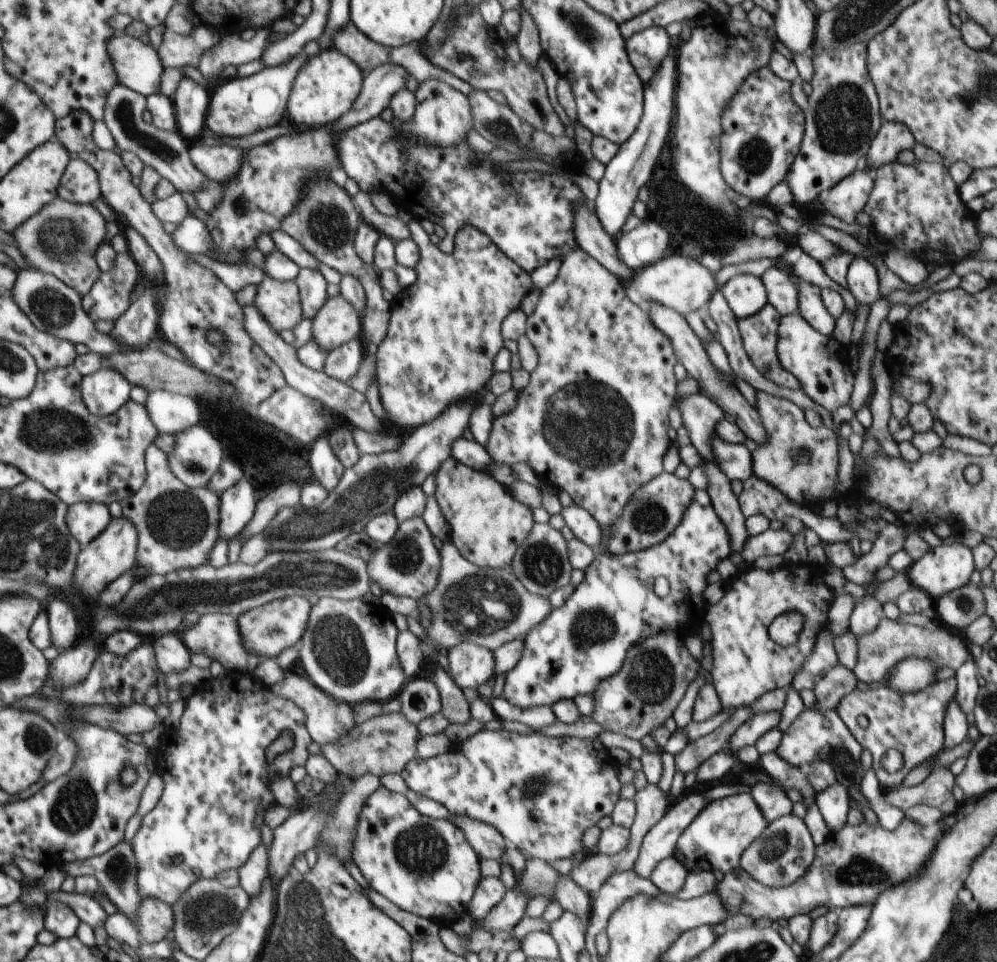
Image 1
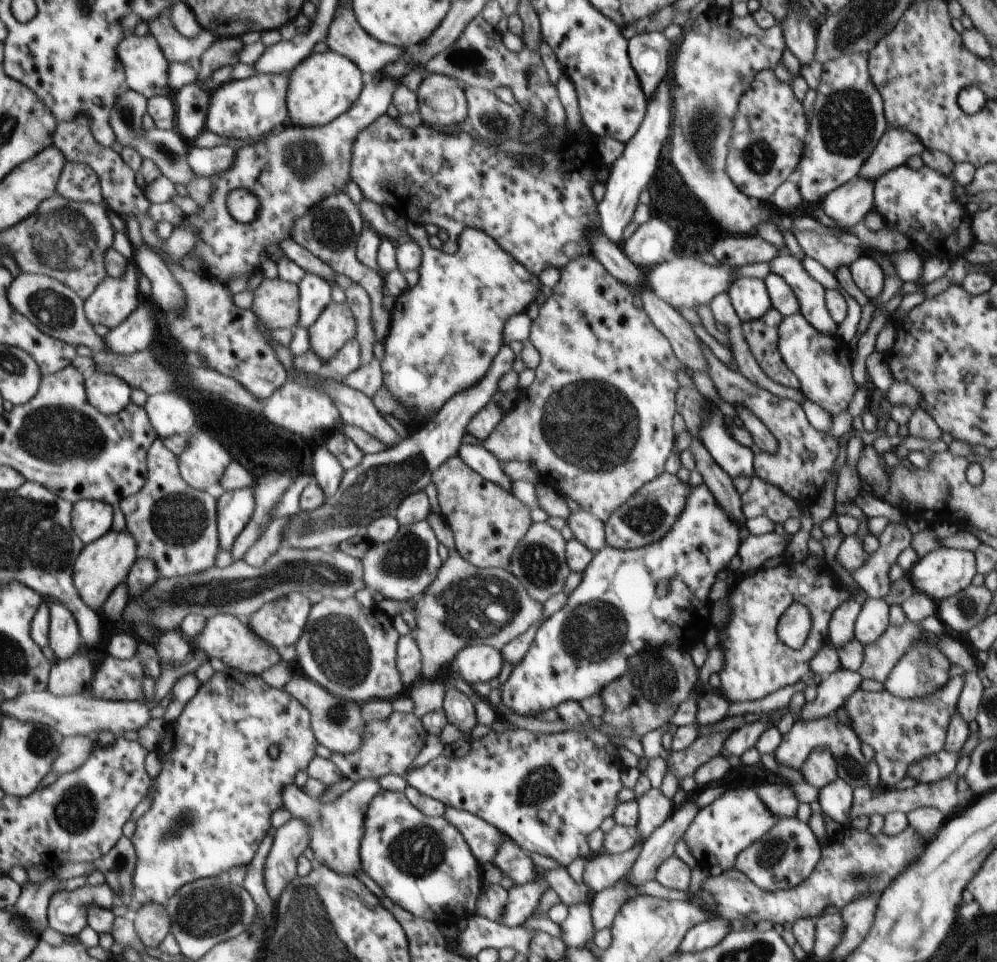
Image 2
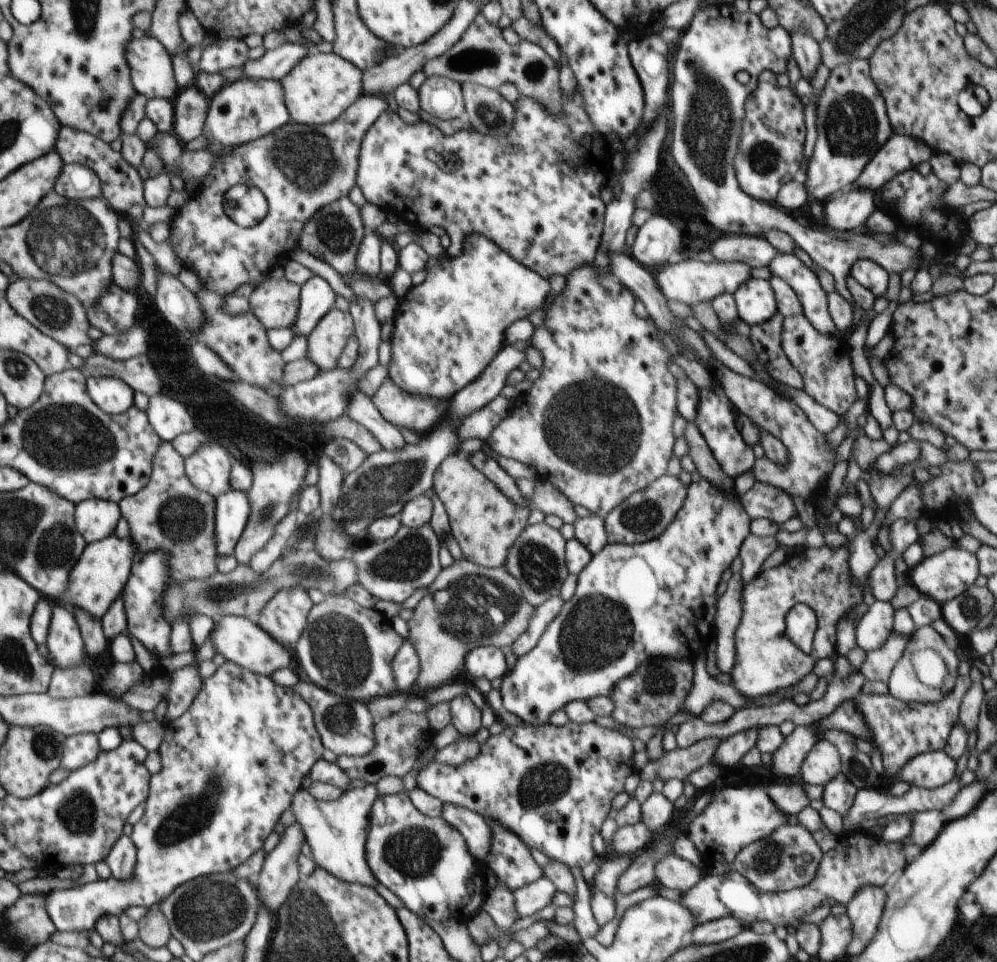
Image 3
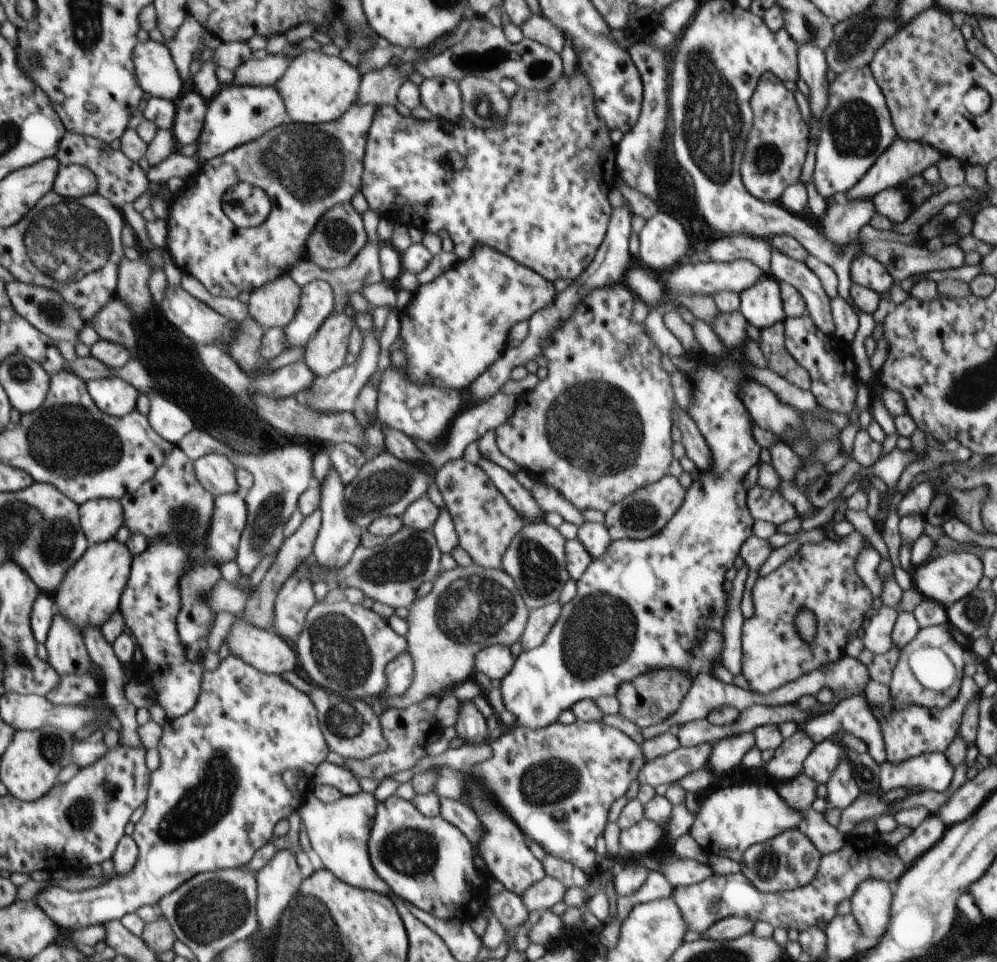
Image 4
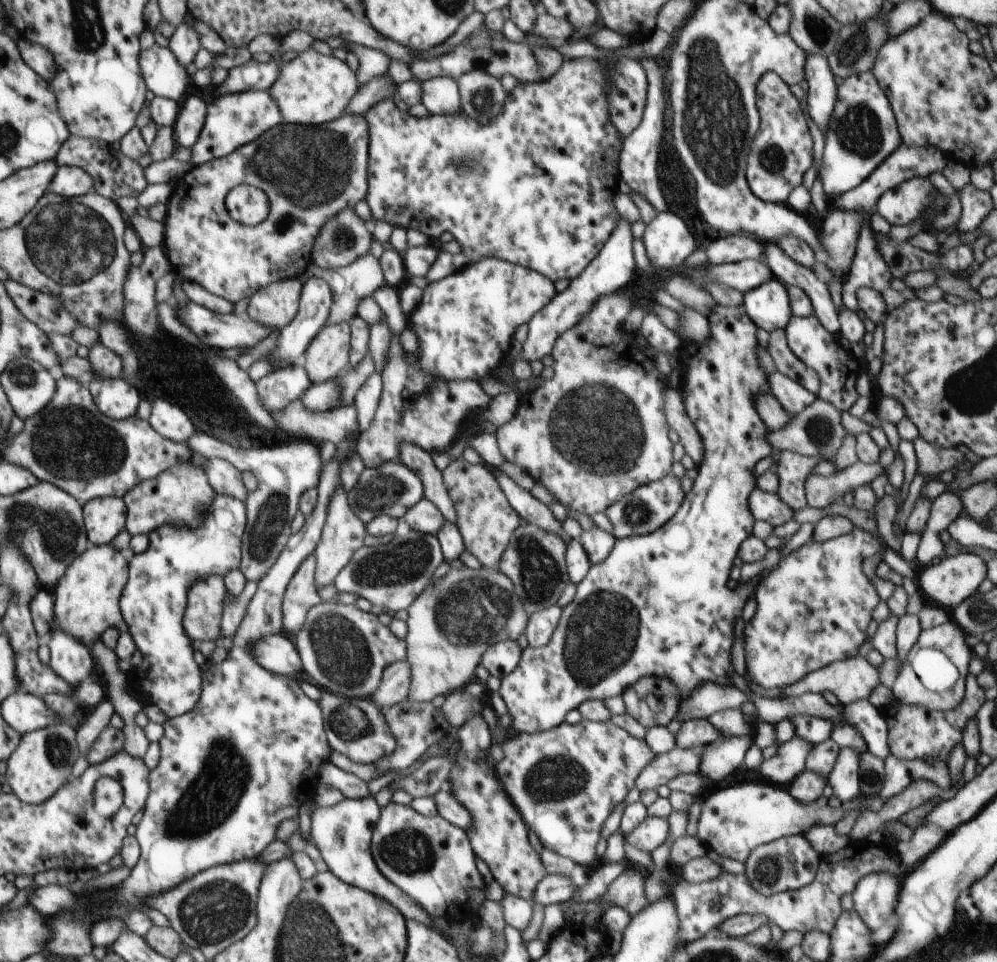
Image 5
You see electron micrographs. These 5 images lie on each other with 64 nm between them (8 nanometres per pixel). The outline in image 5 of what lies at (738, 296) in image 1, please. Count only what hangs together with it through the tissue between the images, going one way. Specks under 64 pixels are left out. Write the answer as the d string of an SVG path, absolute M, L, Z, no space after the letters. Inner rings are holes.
M774 278L743 294L748 316L769 333L785 329L793 317L786 285Z

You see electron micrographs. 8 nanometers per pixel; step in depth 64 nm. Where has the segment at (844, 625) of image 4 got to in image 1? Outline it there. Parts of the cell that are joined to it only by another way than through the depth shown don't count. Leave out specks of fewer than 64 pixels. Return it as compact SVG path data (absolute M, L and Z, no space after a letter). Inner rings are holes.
M784 564L774 571L766 571L755 567L738 571L731 581L725 582L724 596L718 603L713 605L702 605L702 622L708 623L712 630L713 667L711 675L714 679L716 692L719 694L721 710L727 708L750 707L750 705L766 692L772 692L776 688L787 688L793 683L794 677L802 670L804 663L813 651L817 636L826 628L828 611L834 602L835 595L832 588L828 587L820 578L812 582L812 574L808 565L798 566ZM796 609L805 615L804 628L800 633L798 642L794 646L783 647L774 642L768 634L771 622L785 612Z

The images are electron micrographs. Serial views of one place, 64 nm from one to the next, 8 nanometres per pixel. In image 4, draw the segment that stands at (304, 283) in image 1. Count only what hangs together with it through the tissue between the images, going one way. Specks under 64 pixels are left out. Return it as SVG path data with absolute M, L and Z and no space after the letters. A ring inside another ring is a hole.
M314 279L301 287L299 310L286 328L286 349L304 347L321 324L335 310L335 294L322 279Z

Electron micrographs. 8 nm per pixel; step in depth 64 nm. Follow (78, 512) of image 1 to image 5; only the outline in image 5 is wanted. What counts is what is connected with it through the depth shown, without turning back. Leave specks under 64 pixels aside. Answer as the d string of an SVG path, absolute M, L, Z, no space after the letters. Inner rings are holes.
M123 497L95 498L82 505L90 545L110 545L126 528L127 503Z

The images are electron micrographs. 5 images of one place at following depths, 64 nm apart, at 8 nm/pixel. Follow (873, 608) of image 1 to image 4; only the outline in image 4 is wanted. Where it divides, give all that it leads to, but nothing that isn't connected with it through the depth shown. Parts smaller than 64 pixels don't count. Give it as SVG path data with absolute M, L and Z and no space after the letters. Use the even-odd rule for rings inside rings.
M884 604L878 613L875 610L868 613L870 624L862 628L860 638L874 655L886 654L893 647L892 633L898 613L898 610Z

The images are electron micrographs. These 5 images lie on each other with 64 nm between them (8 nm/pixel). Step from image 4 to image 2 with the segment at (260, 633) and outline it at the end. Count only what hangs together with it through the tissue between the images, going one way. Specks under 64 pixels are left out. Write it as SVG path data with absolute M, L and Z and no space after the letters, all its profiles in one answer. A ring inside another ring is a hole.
M217 614L207 620L205 630L198 638L188 638L193 650L202 649L208 653L209 658L219 658L222 662L238 672L260 675L264 670L282 661L280 654L272 645L269 645L238 617L231 614Z

